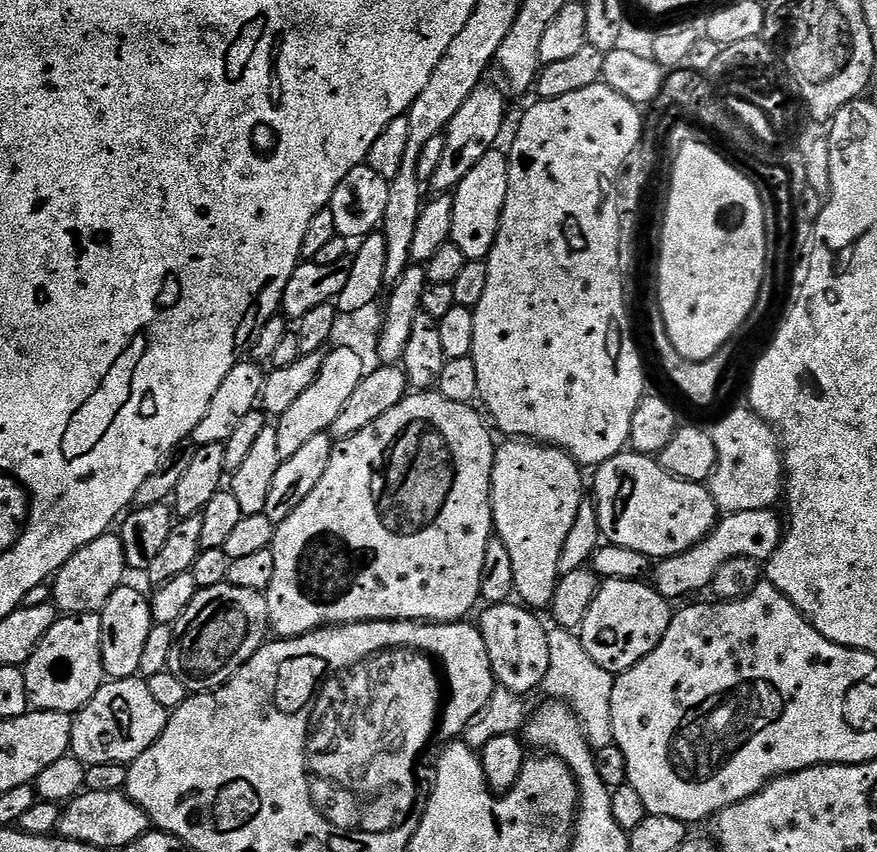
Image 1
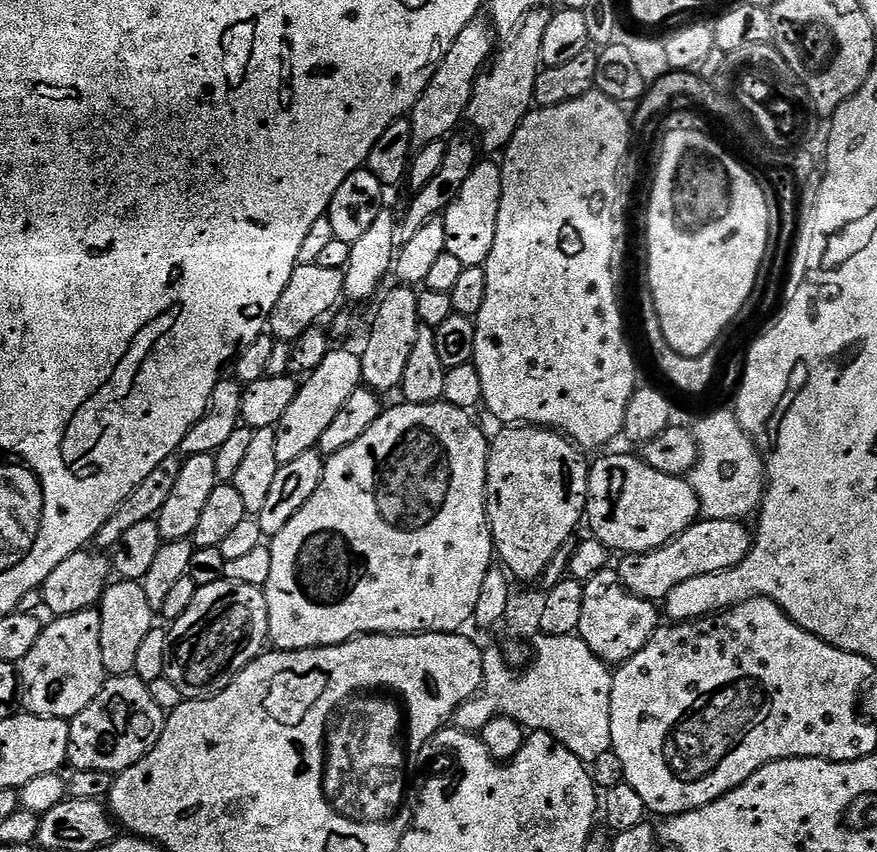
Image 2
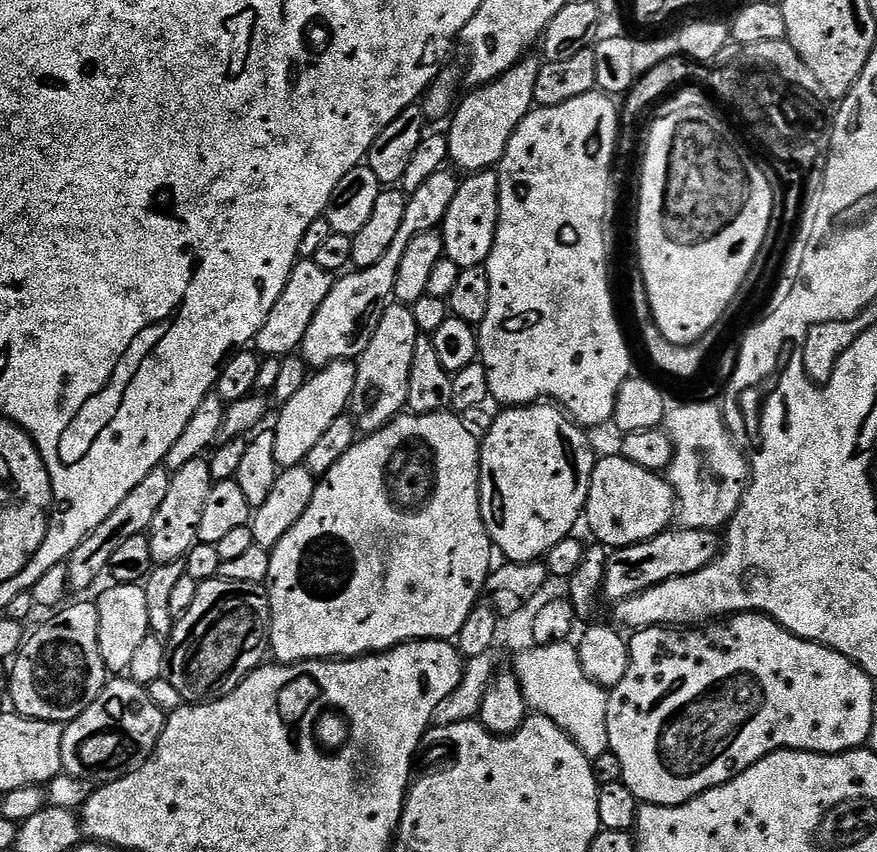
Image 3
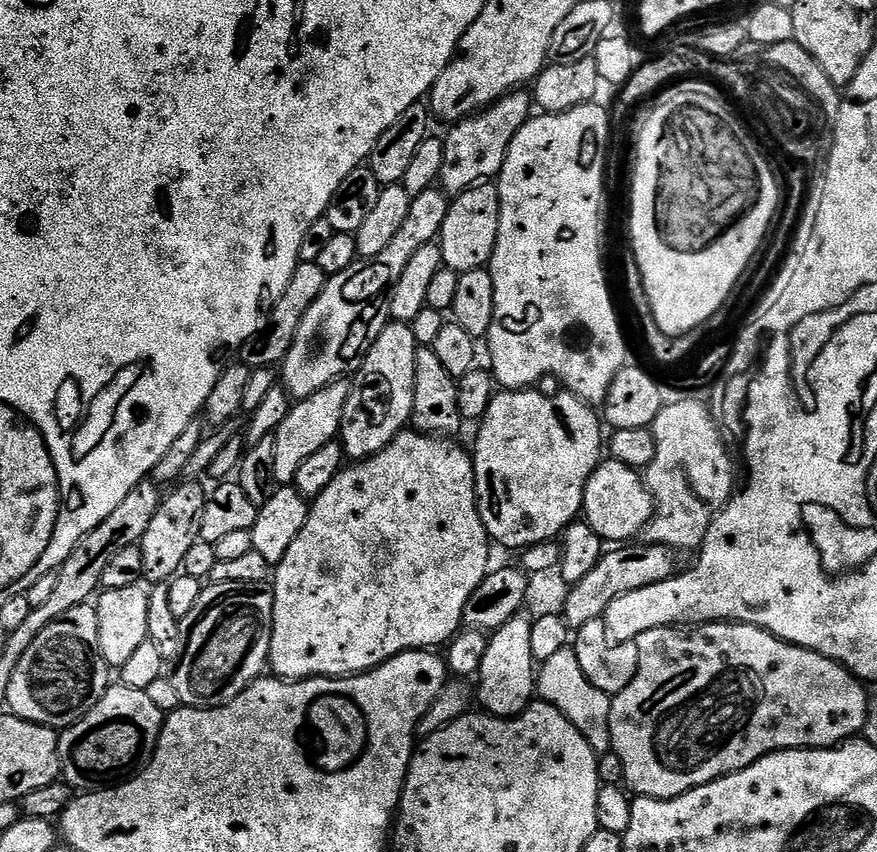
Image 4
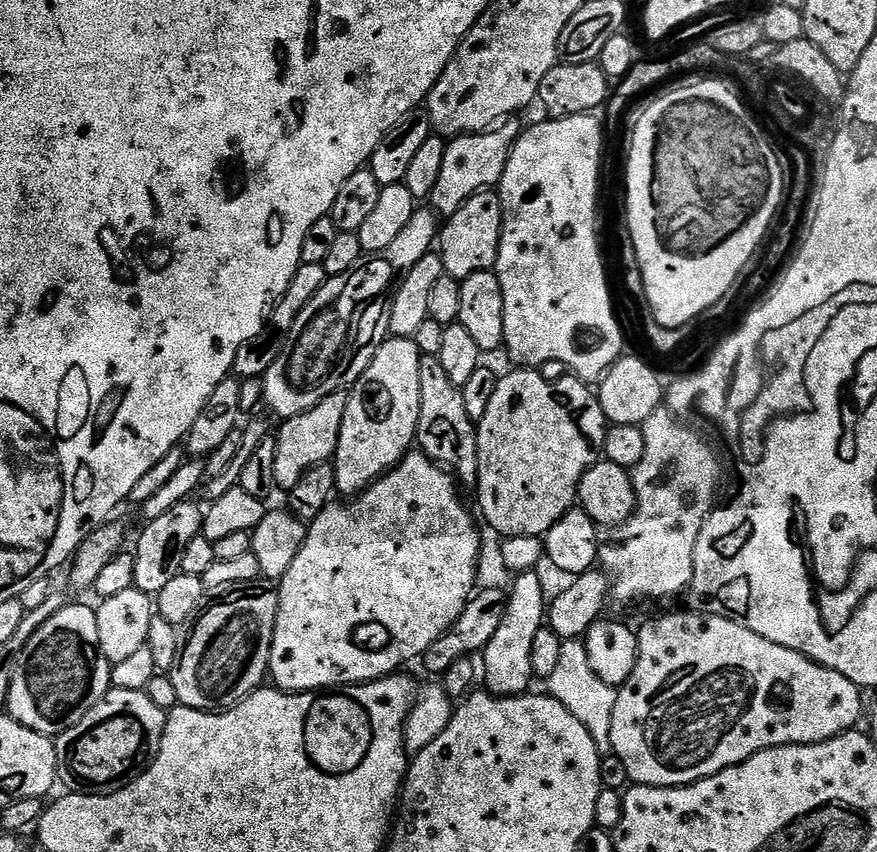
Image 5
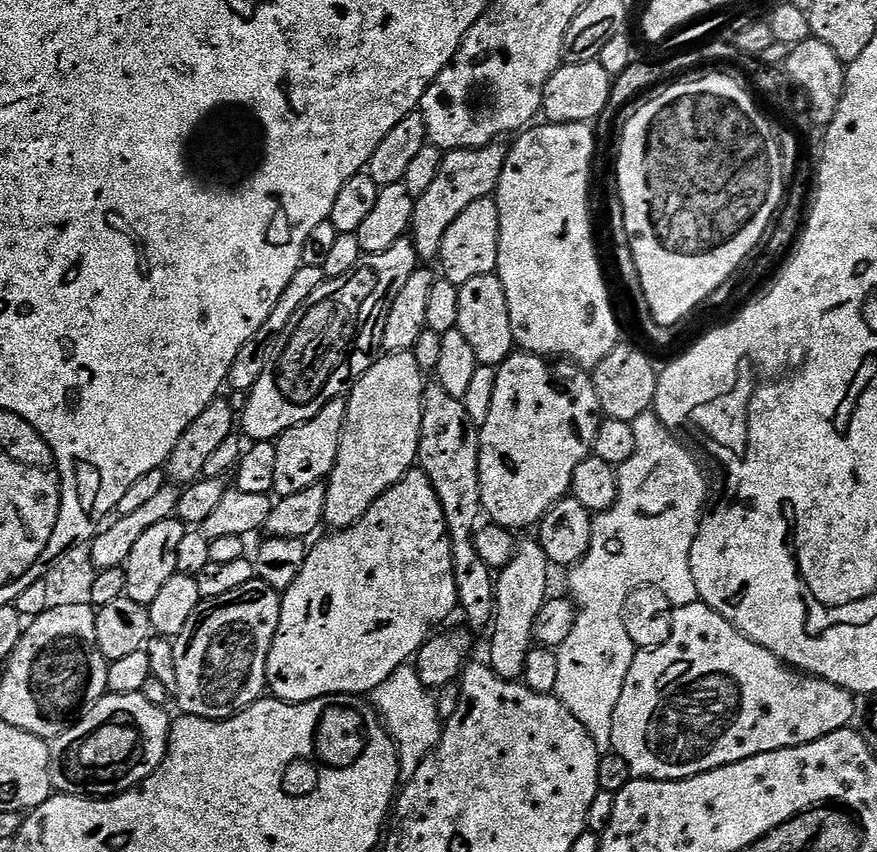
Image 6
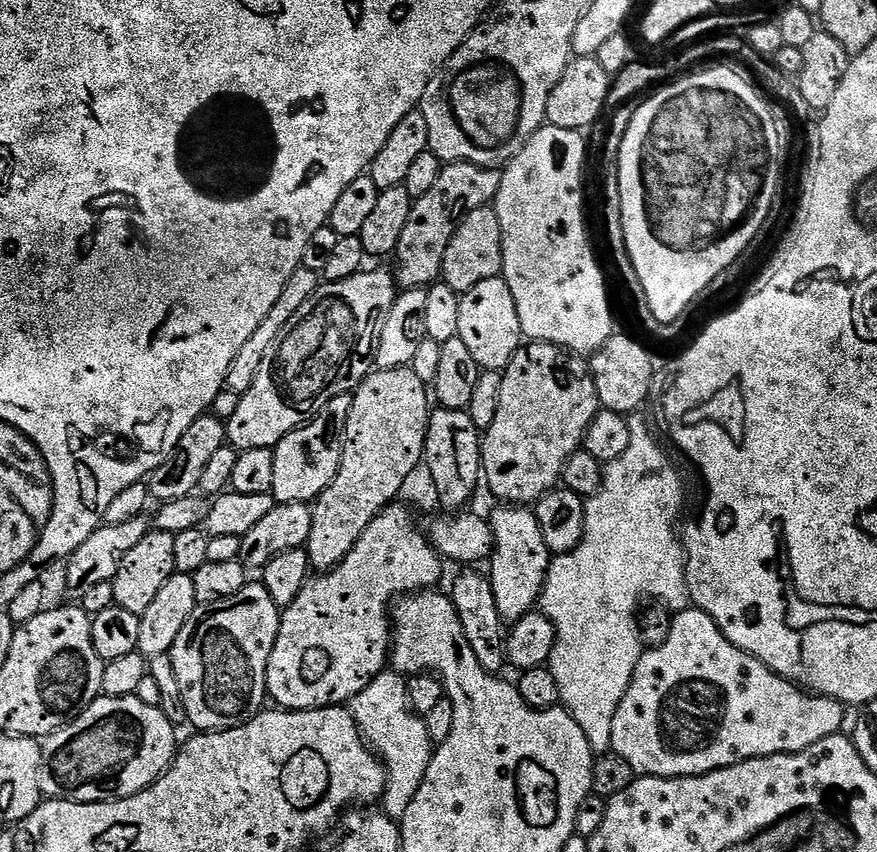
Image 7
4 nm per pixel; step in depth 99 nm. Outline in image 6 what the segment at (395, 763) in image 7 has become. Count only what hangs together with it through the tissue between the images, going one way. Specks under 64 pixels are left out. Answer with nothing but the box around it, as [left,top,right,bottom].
[370,663,442,781]

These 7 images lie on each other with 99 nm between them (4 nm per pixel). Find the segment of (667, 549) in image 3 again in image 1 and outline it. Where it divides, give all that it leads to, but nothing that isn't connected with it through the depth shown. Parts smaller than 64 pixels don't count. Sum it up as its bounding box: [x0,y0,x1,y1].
[650,508,786,602]

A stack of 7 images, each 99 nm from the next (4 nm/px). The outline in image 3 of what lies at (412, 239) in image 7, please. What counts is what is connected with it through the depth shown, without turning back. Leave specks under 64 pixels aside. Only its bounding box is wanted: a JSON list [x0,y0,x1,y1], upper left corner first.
[446,54,541,173]

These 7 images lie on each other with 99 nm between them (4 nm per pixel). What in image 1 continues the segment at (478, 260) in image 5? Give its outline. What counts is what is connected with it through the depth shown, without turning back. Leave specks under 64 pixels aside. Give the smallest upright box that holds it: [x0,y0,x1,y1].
[450,151,510,261]

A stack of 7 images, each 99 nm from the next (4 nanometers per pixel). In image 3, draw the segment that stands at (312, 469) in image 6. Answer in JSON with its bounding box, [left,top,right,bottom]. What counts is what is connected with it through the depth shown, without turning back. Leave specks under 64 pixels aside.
[274,360,356,469]

